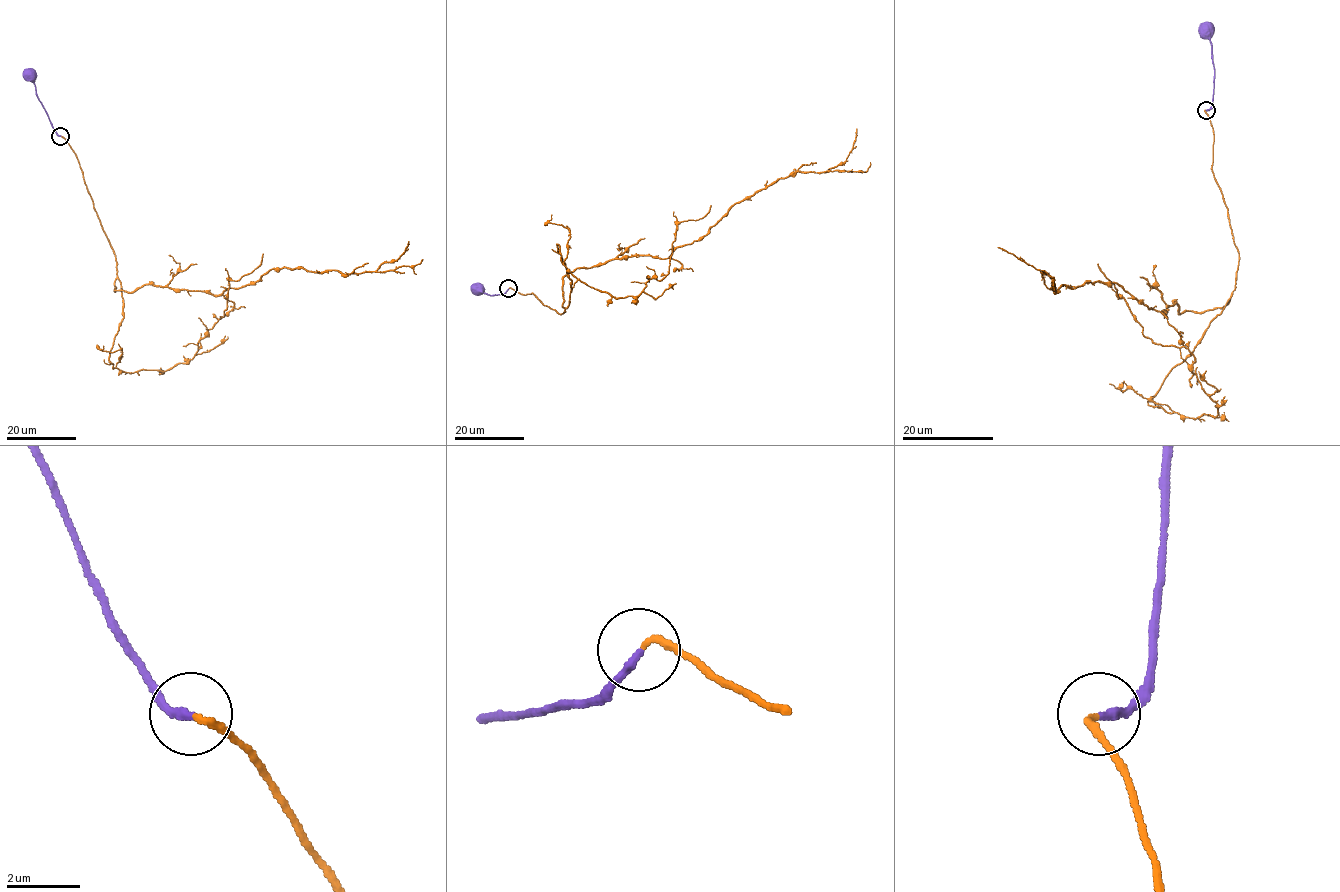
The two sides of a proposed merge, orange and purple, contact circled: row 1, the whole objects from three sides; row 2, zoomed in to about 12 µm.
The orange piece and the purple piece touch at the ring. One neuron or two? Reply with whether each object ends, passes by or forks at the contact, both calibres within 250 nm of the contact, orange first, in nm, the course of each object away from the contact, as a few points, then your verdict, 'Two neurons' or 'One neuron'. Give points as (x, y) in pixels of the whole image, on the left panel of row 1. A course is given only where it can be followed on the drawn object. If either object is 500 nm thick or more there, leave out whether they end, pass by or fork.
At the ring orange ends. At the ring purple ends. Thickness 180 nm (orange) against 220 nm. Course of orange: (61, 136), (115, 255), (115, 291), (153, 284), (218, 295), (271, 269), (375, 271), (408, 241). Course of purple: (60, 136), (36, 94), (34, 74), (30, 72). One neuron

